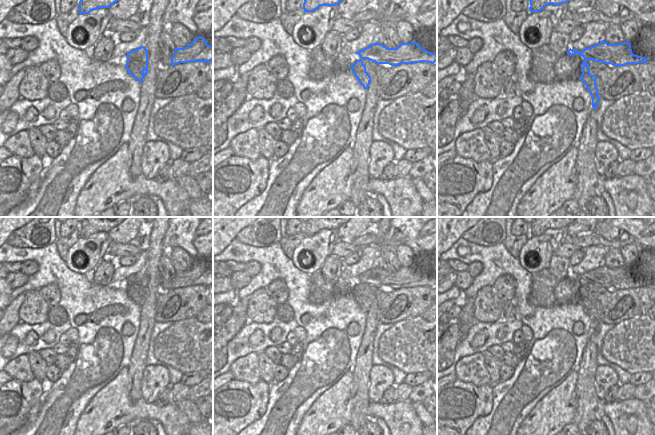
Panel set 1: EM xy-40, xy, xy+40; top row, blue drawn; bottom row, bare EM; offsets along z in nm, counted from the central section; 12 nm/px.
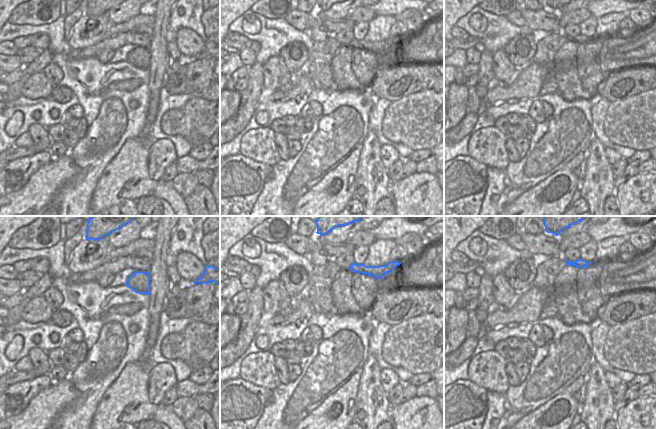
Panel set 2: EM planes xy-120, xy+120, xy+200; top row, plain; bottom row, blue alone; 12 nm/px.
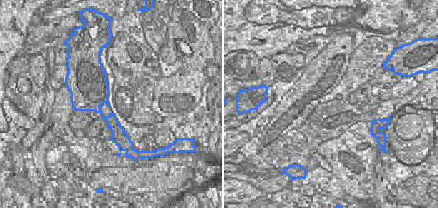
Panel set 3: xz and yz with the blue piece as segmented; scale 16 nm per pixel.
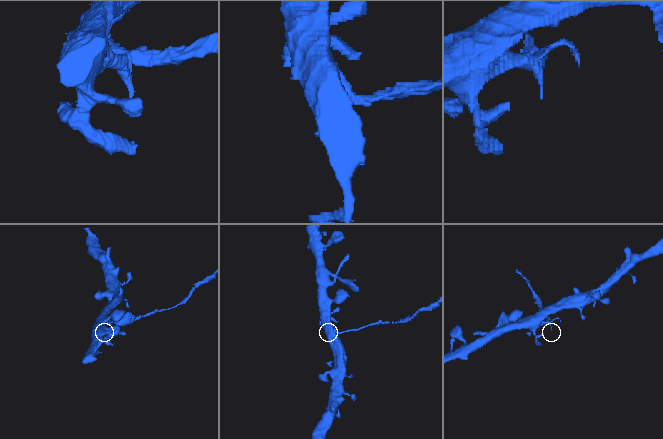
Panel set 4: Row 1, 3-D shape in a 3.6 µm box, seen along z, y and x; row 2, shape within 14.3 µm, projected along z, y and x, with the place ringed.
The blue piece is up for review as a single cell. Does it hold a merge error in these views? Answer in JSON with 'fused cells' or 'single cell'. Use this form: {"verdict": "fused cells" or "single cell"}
{"verdict": "fused cells"}

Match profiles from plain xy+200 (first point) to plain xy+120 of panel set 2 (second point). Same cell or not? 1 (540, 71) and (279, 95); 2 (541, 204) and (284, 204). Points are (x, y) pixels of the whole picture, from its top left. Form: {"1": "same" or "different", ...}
{"1": "same", "2": "different"}

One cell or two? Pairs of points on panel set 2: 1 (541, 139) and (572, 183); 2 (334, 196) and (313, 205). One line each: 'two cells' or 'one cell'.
1: two cells
2: one cell

